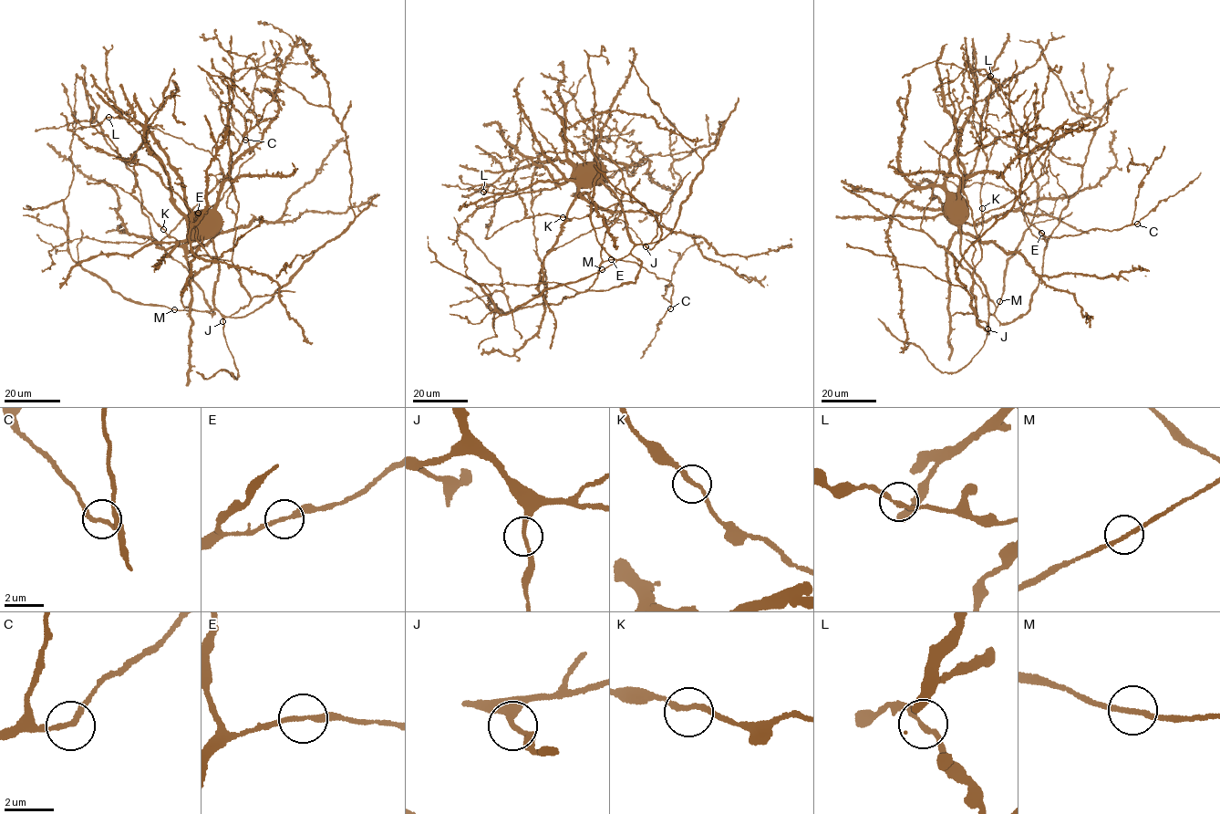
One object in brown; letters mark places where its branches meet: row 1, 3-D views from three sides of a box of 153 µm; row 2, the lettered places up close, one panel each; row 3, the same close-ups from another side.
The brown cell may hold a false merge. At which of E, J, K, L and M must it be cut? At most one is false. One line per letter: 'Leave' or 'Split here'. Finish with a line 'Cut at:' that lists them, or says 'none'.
E: Leave
J: Leave
K: Leave
L: Leave
M: Leave
Cut at: none

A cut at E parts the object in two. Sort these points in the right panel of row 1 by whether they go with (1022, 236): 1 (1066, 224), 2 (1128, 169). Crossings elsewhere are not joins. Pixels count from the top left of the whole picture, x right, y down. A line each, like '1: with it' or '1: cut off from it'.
1: with it
2: cut off from it

